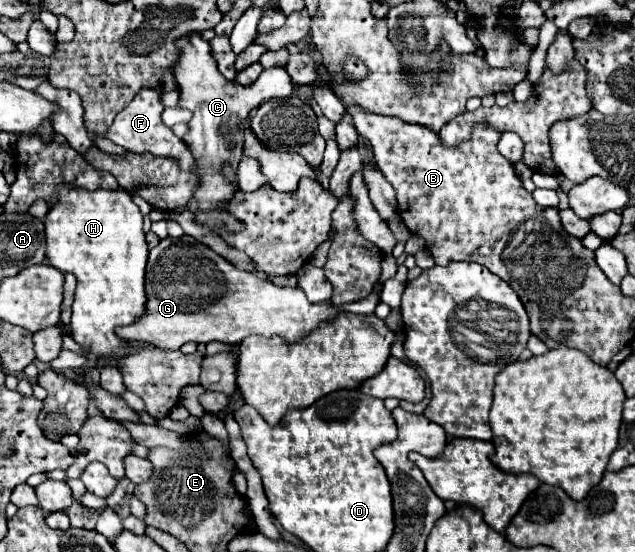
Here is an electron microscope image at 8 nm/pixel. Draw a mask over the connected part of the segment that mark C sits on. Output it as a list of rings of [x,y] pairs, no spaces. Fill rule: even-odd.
[[[199,33],[181,37],[181,41],[177,41],[175,45],[179,55],[171,65],[173,69],[171,73],[179,89],[179,107],[189,109],[193,113],[193,119],[187,123],[189,133],[183,137],[183,141],[187,143],[191,155],[195,157],[195,169],[193,169],[193,173],[197,175],[197,189],[193,193],[197,201],[195,221],[213,233],[219,233],[221,229],[235,233],[243,229],[243,225],[239,225],[239,221],[231,217],[231,213],[227,211],[227,201],[231,201],[231,197],[235,195],[237,183],[235,179],[227,179],[221,173],[221,169],[225,163],[231,163],[231,167],[237,169],[237,163],[243,159],[245,119],[261,103],[274,98],[289,97],[293,91],[291,77],[287,75],[285,69],[265,69],[255,83],[243,87],[237,81],[227,81],[219,73],[211,47]]]

